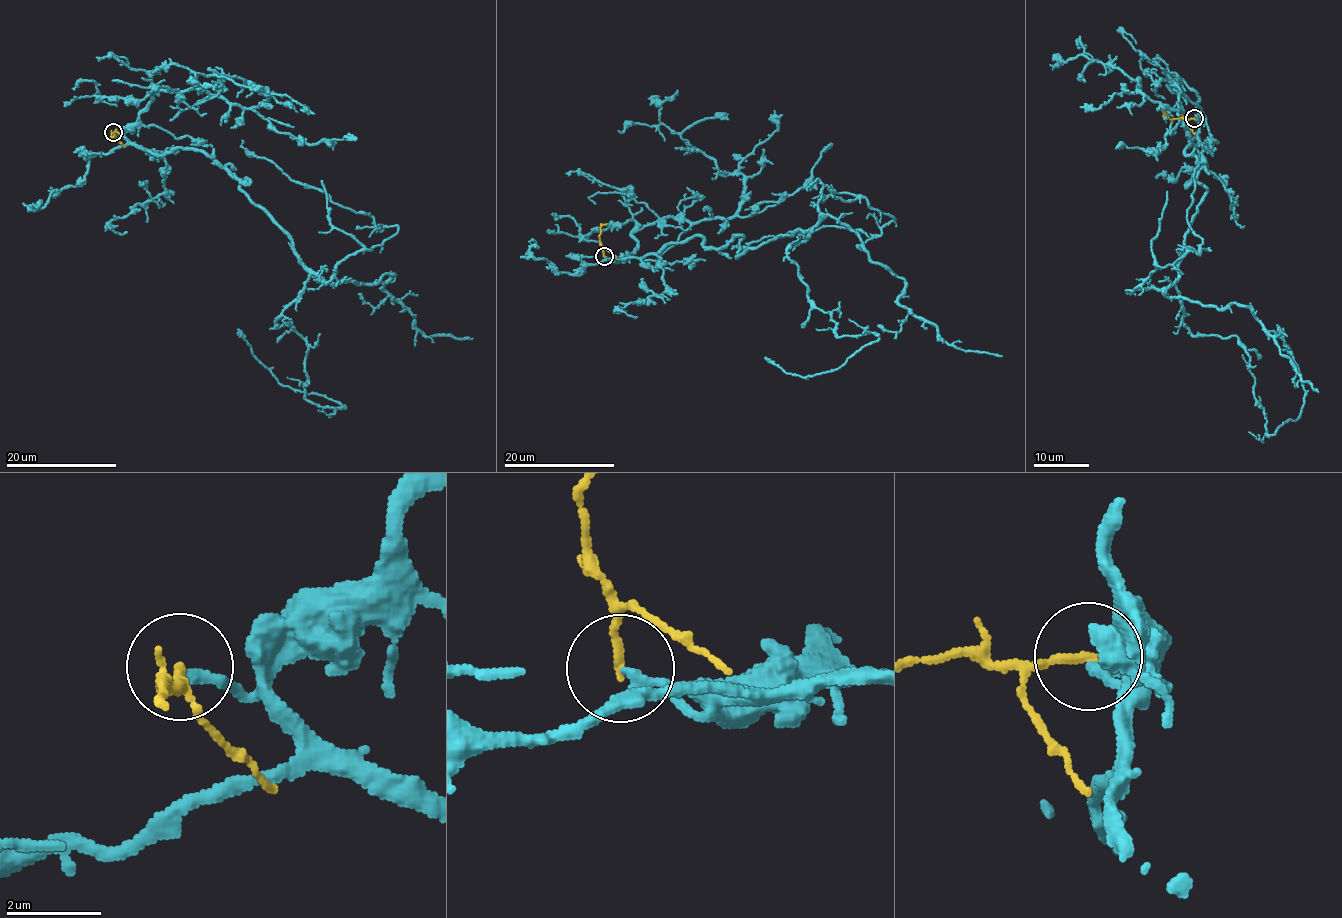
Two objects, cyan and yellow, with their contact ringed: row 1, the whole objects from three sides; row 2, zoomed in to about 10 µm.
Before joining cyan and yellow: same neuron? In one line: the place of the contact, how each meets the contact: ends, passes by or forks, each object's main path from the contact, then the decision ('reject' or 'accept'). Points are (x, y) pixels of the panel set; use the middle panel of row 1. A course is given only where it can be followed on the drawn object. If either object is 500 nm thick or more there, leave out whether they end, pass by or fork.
place (604, 256); cyan ends; yellow ends; course cyan (604, 256), (812, 228), (788, 257), (808, 299), (878, 337), (813, 376), (765, 358); course yellow (604, 256), (599, 234), (606, 224); reject

